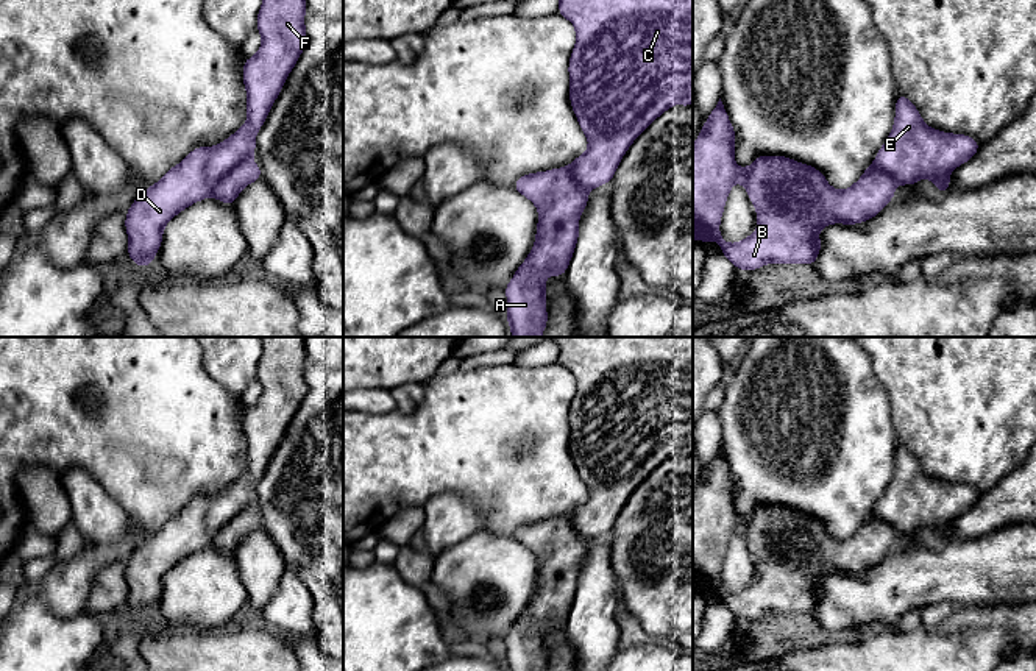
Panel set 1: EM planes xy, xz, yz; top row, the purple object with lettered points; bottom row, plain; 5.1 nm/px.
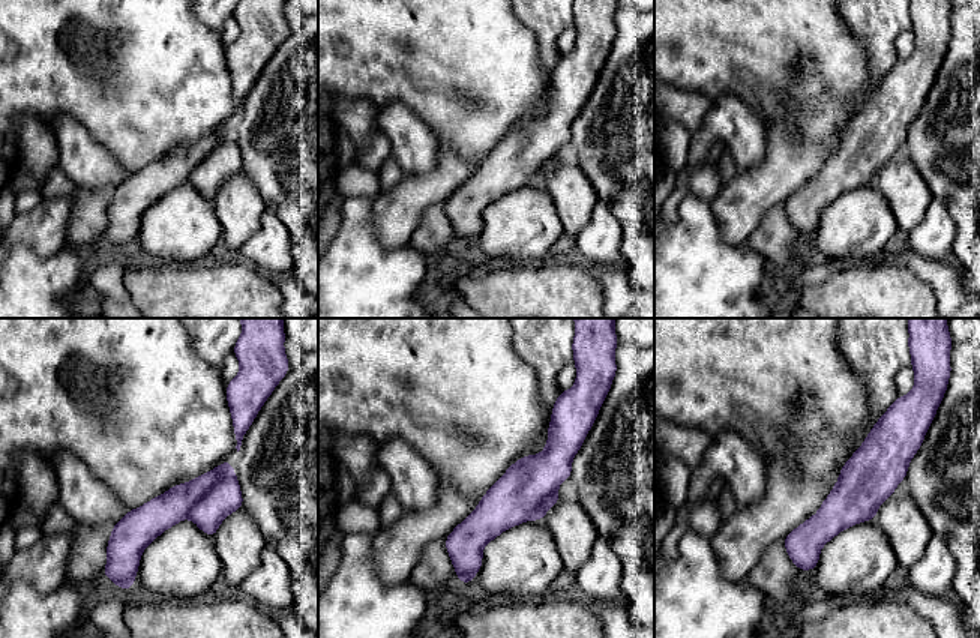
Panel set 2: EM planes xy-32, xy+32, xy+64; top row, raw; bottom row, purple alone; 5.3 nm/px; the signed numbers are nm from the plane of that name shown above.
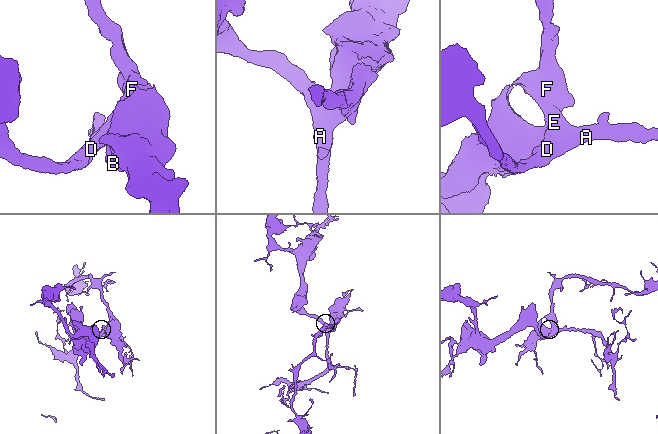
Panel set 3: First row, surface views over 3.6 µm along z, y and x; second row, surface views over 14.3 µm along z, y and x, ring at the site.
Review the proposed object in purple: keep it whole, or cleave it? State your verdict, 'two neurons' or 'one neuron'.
one neuron

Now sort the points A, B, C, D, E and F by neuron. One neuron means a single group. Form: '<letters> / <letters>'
A B C D E F

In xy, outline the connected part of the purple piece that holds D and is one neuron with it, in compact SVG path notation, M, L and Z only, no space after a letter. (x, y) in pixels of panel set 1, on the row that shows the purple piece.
M262 0L256 20L262 44L242 72L247 122L218 145L193 148L133 201L125 229L136 265L151 265L165 225L186 208L208 197L232 206L242 189L262 178L251 158L256 134L307 44L306 8L306 0Z

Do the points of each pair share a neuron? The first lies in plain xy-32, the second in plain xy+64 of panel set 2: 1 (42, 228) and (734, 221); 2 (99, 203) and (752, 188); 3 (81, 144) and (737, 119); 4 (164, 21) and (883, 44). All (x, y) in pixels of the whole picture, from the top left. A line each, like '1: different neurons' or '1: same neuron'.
1: same neuron
2: different neurons
3: same neuron
4: different neurons

